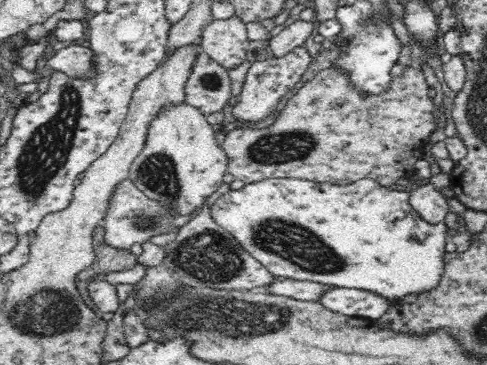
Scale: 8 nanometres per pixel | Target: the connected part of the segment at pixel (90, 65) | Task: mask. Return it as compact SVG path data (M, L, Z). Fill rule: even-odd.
M70 45L57 50L46 64L53 71L60 71L72 79L87 79L95 75L93 52L90 47Z

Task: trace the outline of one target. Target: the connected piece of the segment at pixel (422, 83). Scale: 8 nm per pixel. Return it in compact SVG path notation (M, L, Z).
M334 65L321 70L319 73L316 73L312 80L303 84L296 94L288 100L286 106L284 106L280 112L276 112L277 116L274 118L274 122L272 122L270 126L266 126L266 128L237 127L227 132L224 142L222 142L221 145L228 157L227 172L232 174L236 180L242 180L245 184L252 184L269 178L295 178L321 183L337 183L340 186L346 186L359 181L362 178L371 178L372 180L379 182L382 186L389 187L391 184L396 185L396 182L398 182L400 178L414 177L416 172L414 164L416 164L417 160L423 158L424 147L428 142L430 135L436 128L436 123L434 123L434 101L432 101L433 98L428 97L429 84L427 83L423 72L418 68L403 67L405 68L404 72L402 72L400 76L392 77L390 83L391 87L384 89L377 95L360 93L360 91L352 85L352 81L348 81L349 74L344 72L344 70L338 69Z

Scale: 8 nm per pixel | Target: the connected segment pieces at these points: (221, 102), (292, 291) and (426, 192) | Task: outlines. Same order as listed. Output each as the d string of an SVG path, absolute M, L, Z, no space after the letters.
M200 52L184 84L185 101L206 115L222 110L231 96L228 71L206 53Z
M276 278L272 284L265 287L268 292L280 296L295 298L296 300L314 300L318 302L320 296L330 290L330 285L325 285L311 280Z
M430 183L411 191L409 202L412 209L432 225L443 222L450 211L447 198Z

